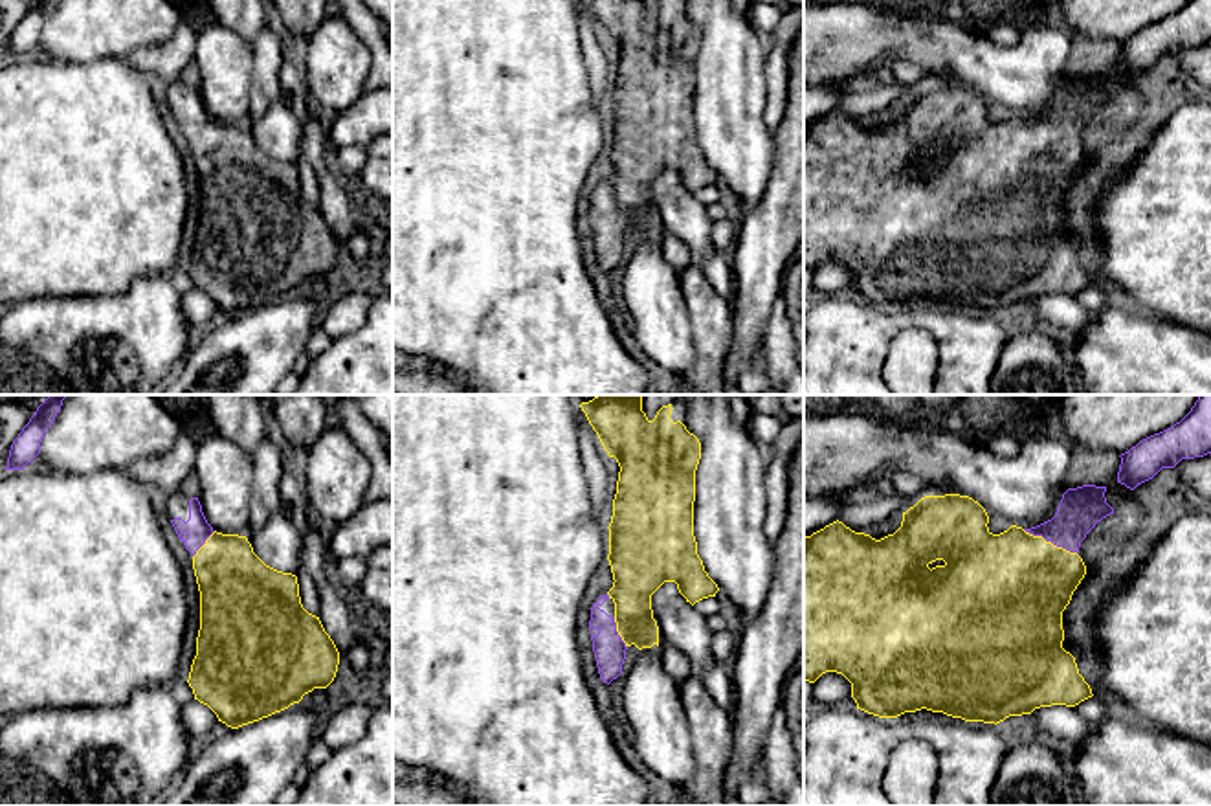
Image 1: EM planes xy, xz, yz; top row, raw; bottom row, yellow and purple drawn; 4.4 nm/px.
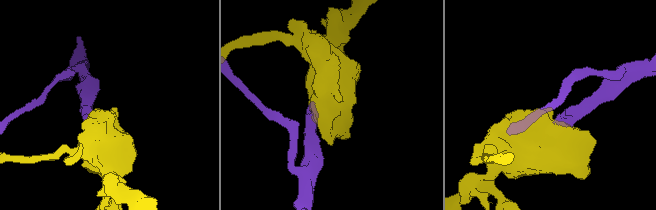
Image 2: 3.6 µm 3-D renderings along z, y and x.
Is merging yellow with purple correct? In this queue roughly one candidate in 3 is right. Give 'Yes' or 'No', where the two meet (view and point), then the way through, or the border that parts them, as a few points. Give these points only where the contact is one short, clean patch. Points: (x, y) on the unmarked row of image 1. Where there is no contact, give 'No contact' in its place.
Yes. Touches yellow at yz (1050, 131). Path across: yz (1013, 175), (1050, 131), (1079, 98)

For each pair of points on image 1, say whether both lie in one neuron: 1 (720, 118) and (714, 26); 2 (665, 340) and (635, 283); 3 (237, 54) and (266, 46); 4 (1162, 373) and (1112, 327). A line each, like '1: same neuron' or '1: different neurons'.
1: same neuron
2: same neuron
3: different neurons
4: same neuron

